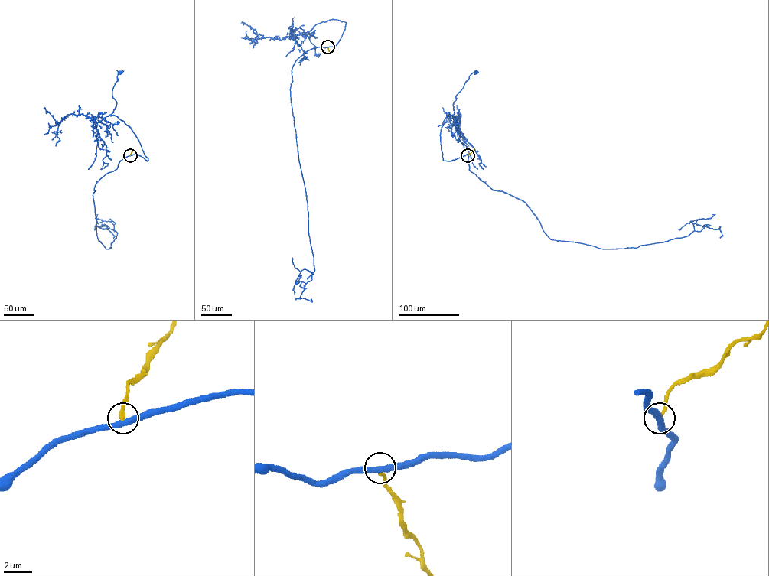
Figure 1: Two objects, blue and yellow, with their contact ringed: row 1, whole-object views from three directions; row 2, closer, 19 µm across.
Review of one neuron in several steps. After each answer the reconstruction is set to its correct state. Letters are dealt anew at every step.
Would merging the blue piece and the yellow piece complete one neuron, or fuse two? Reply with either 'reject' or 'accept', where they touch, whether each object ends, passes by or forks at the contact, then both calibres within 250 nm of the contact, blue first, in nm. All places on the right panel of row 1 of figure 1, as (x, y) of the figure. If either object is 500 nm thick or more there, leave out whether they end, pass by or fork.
reject; place (467, 155); blue passes by; yellow ends; calibres 400 and 260 nm

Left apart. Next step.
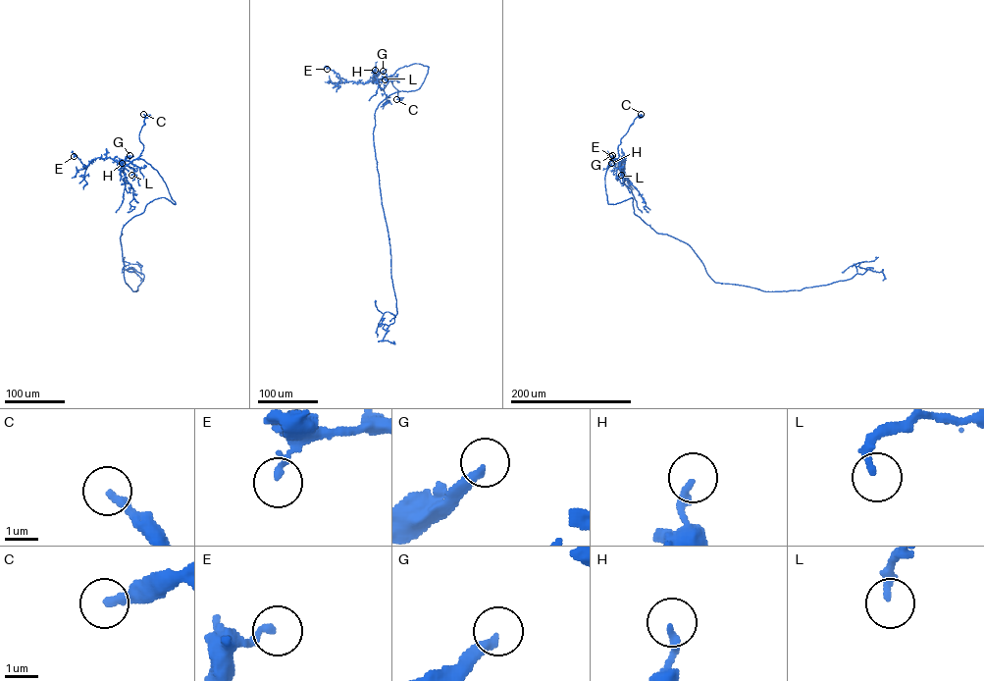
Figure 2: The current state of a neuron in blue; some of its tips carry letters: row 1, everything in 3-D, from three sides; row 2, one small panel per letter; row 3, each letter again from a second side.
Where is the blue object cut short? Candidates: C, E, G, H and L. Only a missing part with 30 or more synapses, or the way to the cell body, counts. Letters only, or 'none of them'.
G

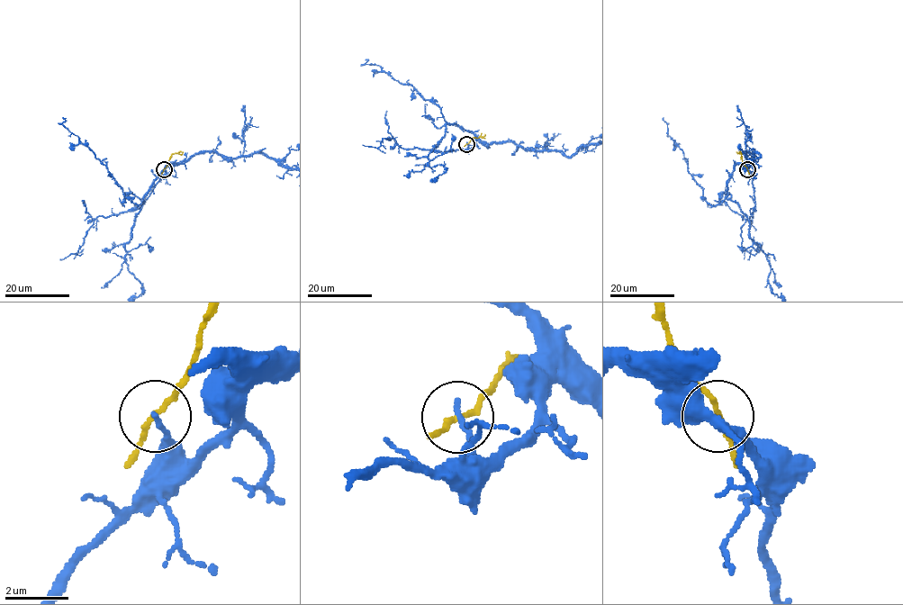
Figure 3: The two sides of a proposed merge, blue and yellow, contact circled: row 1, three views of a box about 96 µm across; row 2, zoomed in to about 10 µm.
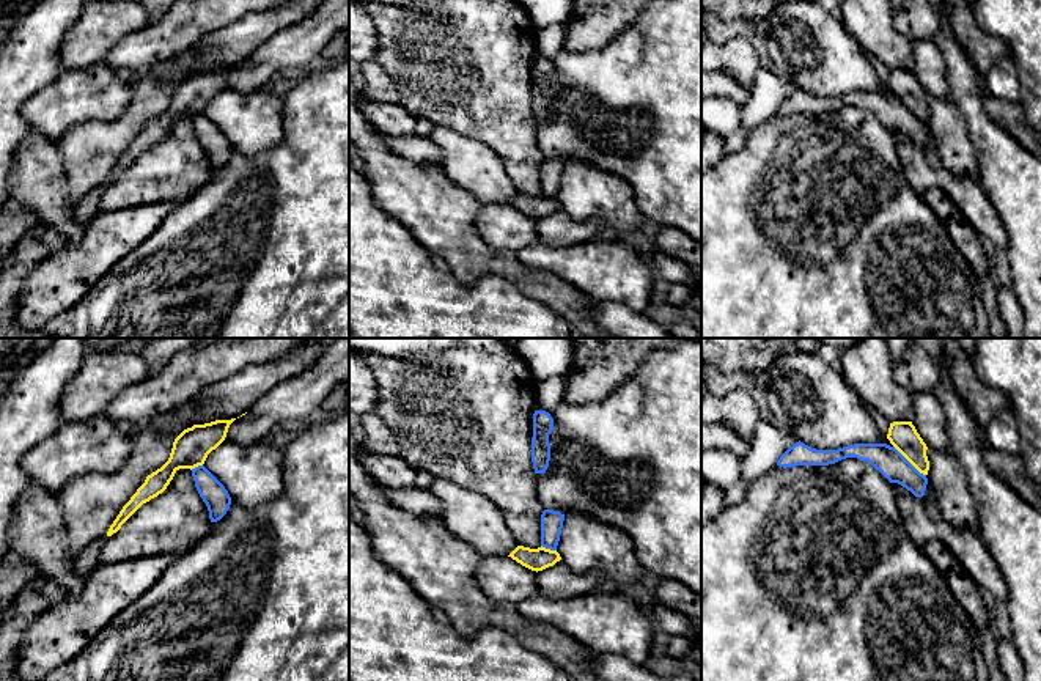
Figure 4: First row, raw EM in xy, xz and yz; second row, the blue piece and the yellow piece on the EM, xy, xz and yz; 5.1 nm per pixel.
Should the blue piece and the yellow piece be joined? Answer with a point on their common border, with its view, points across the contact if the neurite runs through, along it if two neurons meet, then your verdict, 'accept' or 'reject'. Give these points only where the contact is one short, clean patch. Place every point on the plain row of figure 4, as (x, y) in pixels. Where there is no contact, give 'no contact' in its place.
meets blue in yz at (908, 109); border along yz (893, 93), (925, 123); reject

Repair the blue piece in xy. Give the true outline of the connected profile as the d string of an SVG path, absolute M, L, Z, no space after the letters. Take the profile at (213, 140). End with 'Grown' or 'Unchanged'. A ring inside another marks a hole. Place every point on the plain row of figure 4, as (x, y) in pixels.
M204 113L192 116L192 124L200 145L208 154L211 170L220 168L231 153L228 138Z. Unchanged

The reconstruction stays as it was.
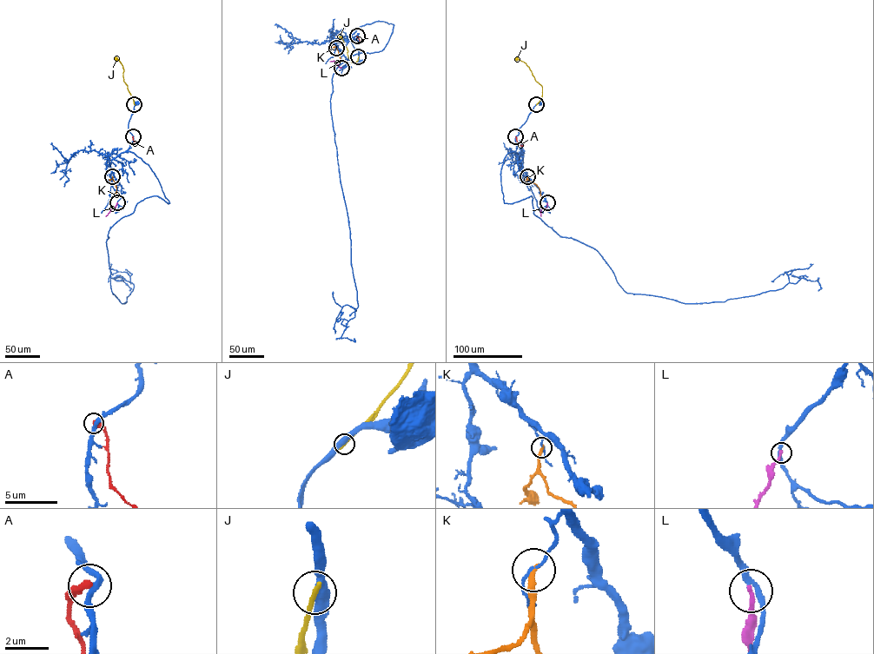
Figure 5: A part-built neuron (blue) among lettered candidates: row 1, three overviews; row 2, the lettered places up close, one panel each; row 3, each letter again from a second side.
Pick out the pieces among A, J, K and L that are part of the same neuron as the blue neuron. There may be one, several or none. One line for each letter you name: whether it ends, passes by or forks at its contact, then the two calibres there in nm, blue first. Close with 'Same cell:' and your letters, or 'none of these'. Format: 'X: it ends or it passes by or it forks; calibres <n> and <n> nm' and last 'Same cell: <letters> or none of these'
L: it ends; calibres 240 and 240 nm
Same cell: L

